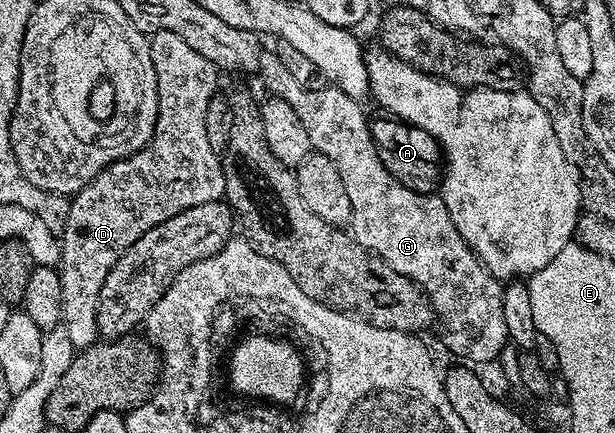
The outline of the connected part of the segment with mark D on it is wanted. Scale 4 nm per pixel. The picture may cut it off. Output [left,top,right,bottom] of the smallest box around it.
[60,31,226,349]

